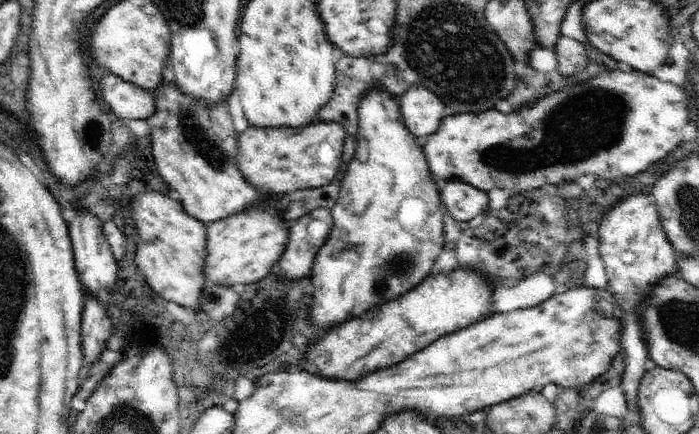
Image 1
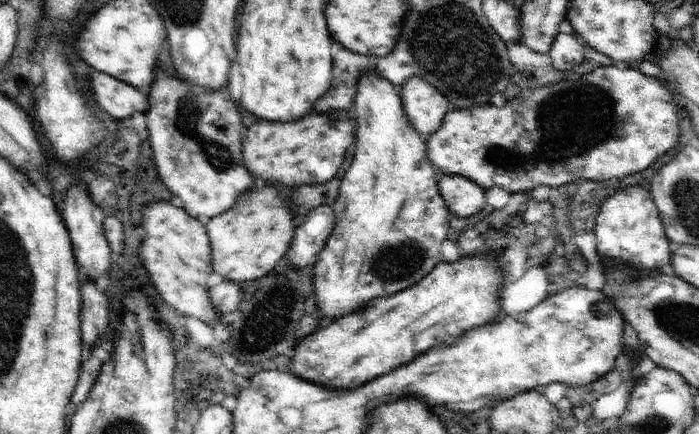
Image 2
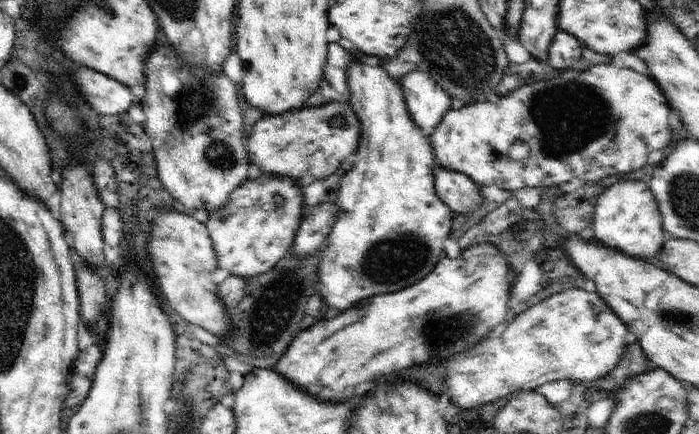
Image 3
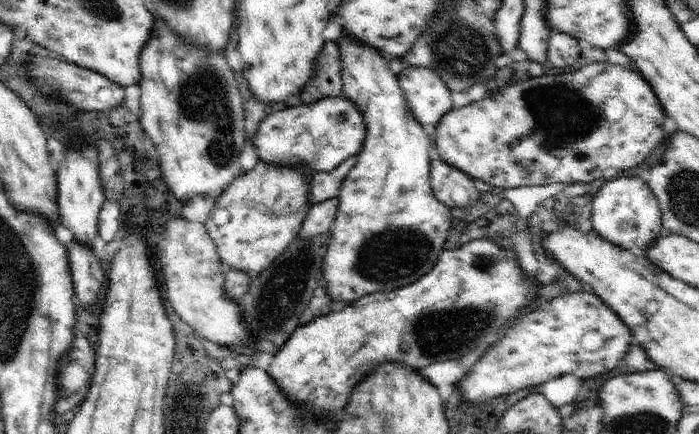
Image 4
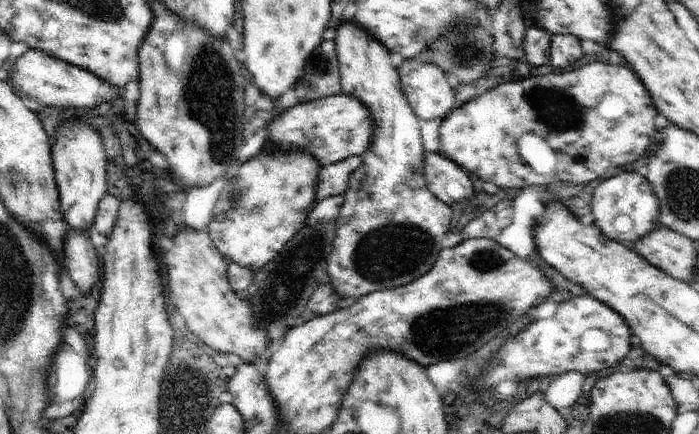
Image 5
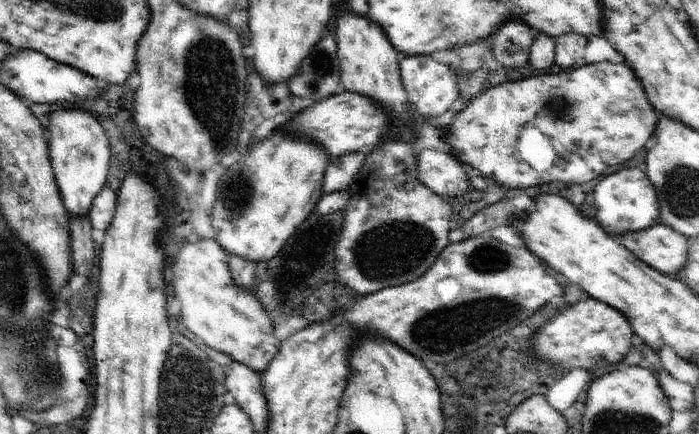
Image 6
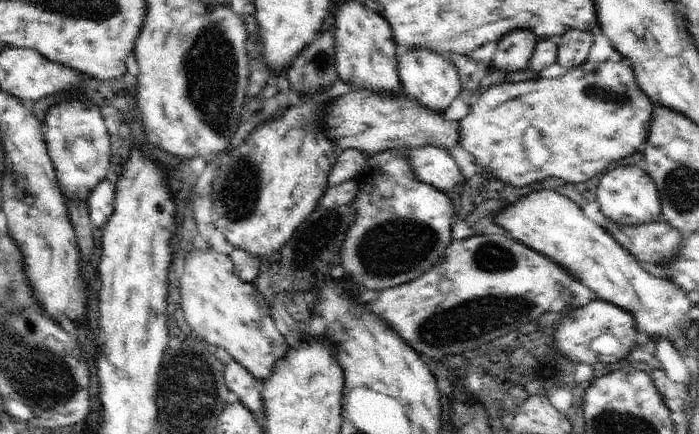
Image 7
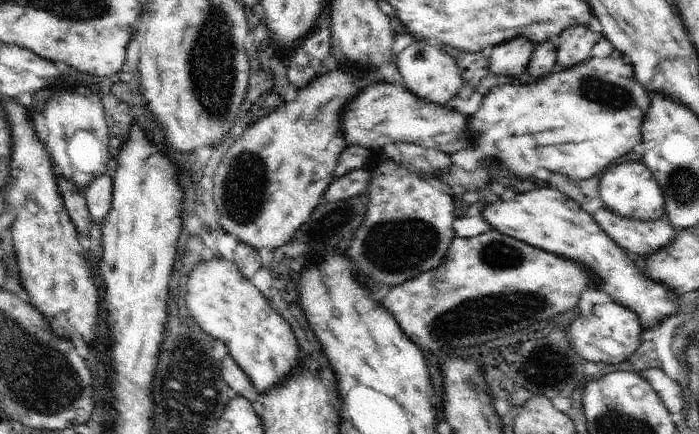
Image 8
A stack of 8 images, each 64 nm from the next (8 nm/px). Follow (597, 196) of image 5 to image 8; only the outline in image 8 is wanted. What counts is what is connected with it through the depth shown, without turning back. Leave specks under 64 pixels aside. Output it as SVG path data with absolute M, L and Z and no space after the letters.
M627 161L616 166L610 166L599 183L603 206L612 210L618 216L634 218L638 221L655 221L664 219L666 200L661 186L658 186L654 174L646 168L643 162Z

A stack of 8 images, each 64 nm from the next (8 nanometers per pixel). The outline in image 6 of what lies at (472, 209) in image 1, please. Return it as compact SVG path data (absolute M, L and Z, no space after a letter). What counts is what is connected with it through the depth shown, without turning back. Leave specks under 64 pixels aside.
M422 149L416 160L419 179L444 199L461 198L471 186L464 165L451 154Z

